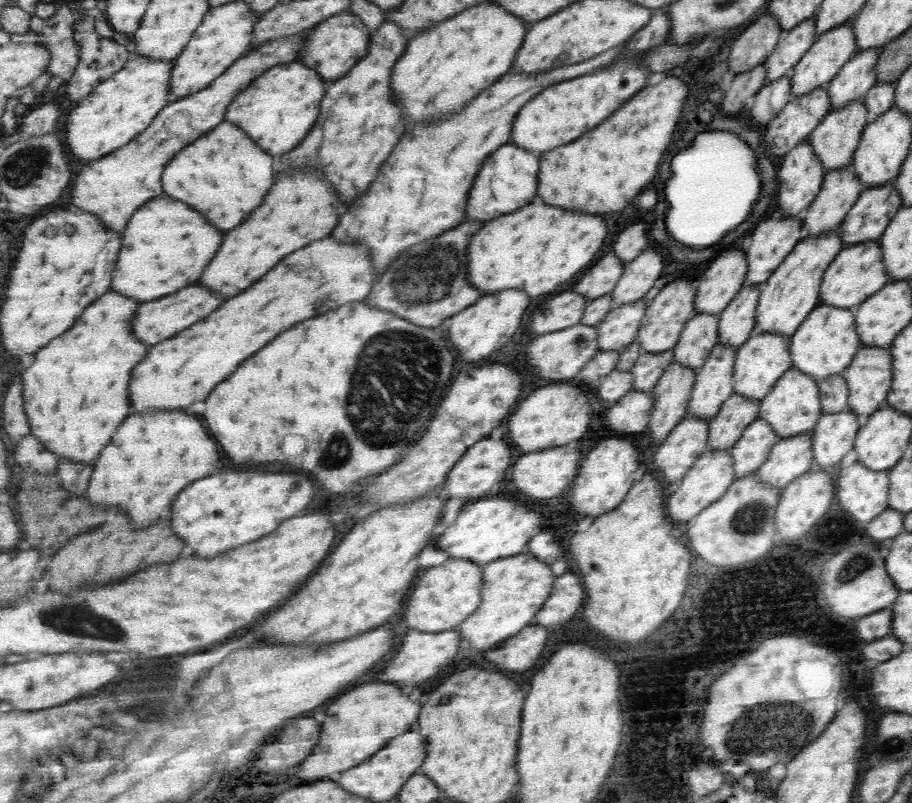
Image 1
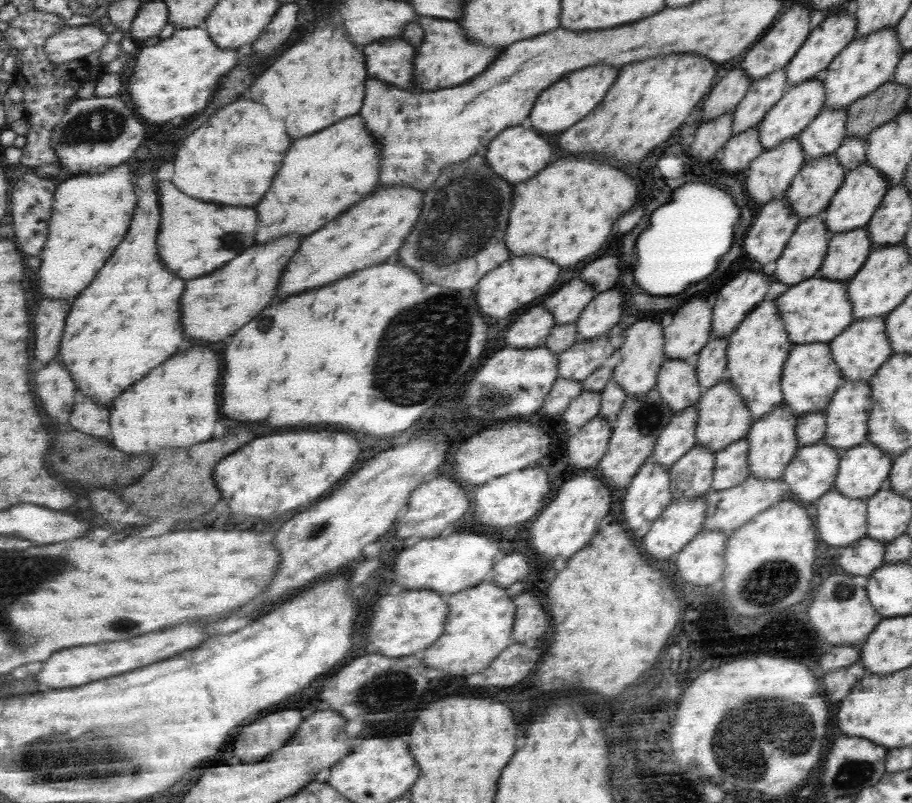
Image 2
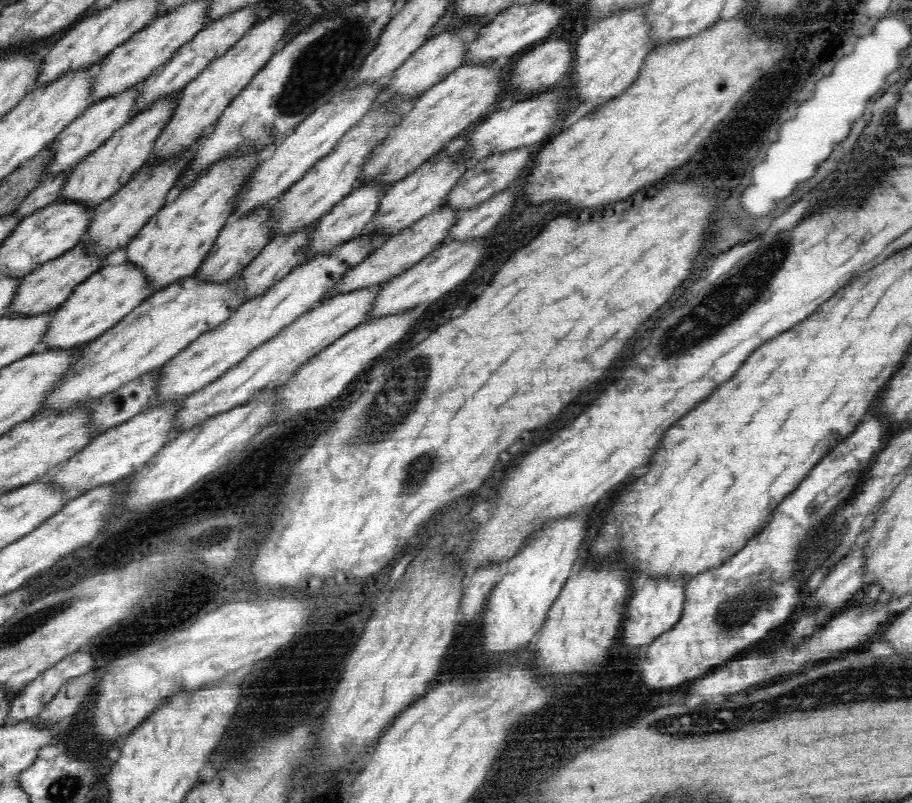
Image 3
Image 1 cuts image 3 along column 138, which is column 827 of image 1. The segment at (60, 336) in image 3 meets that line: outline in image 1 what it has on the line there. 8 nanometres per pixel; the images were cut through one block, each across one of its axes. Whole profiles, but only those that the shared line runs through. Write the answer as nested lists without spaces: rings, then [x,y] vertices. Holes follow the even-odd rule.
[[[864,241],[844,246],[822,277],[819,290],[820,305],[851,310],[858,308],[859,304],[869,296],[877,294],[877,291],[889,281],[882,262],[882,248],[878,241]]]

